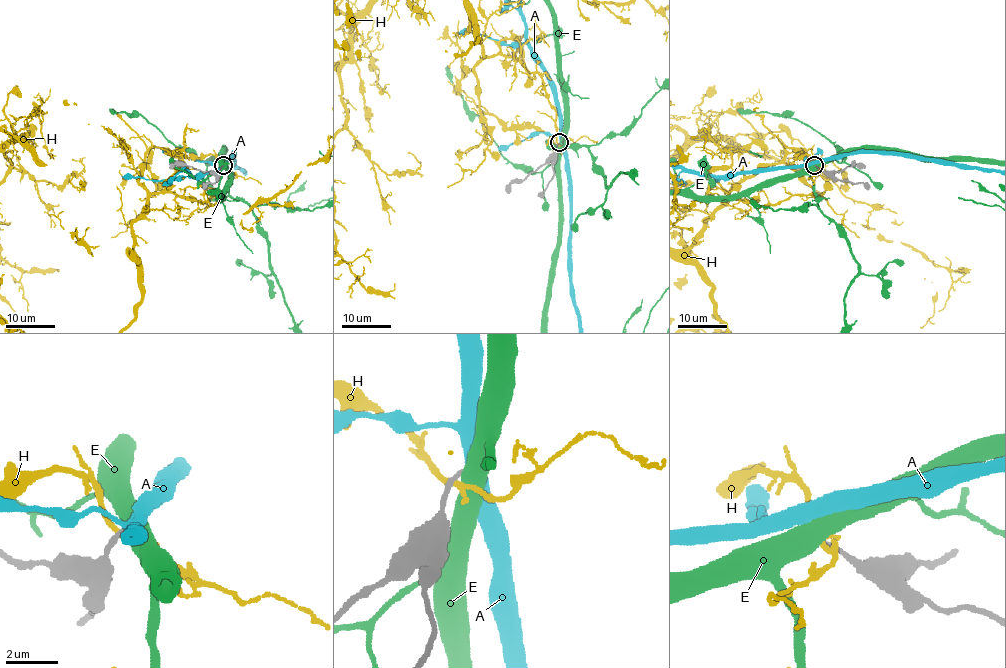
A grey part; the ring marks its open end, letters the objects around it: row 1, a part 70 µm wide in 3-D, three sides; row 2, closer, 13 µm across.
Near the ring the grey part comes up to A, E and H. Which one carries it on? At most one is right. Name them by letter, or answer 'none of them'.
A

